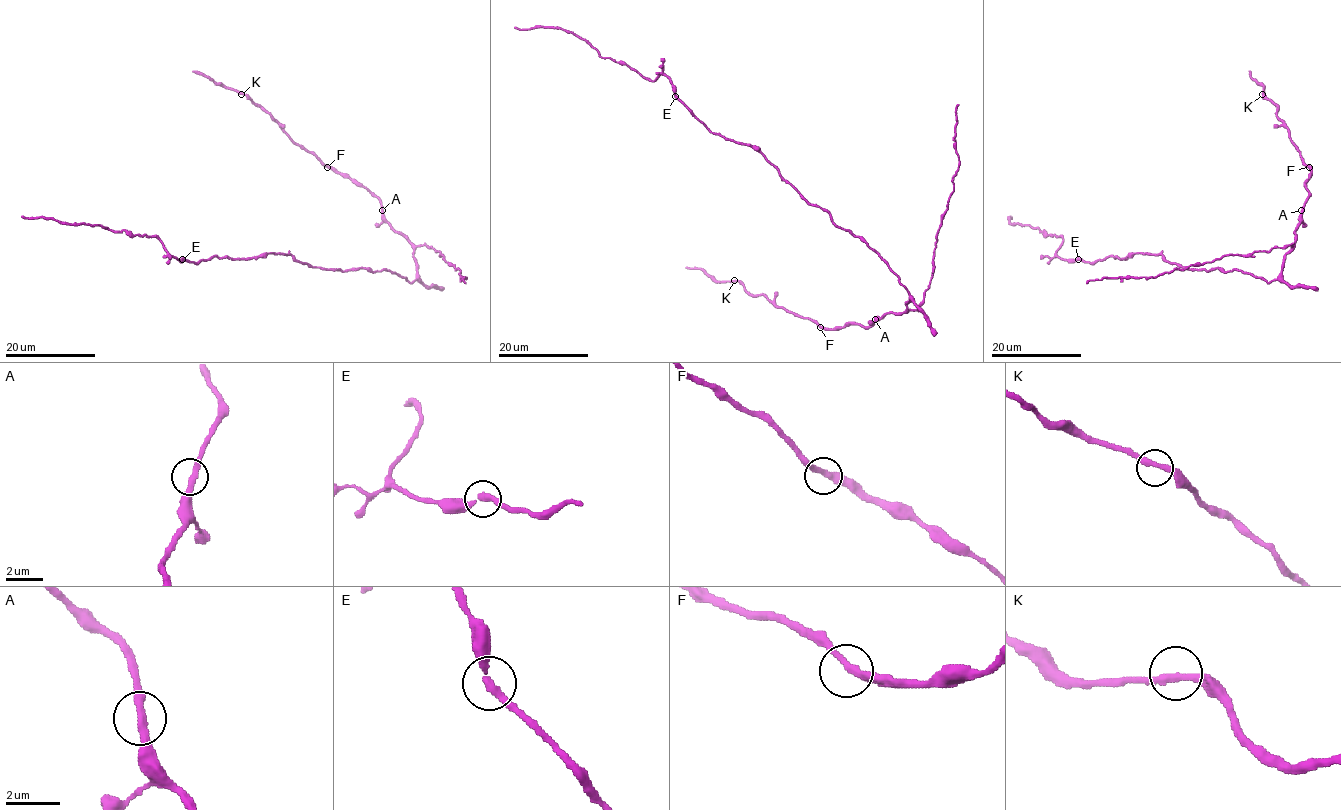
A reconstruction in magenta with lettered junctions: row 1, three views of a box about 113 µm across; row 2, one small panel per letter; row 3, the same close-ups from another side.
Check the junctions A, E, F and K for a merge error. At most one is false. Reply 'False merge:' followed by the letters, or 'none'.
False merge: none

